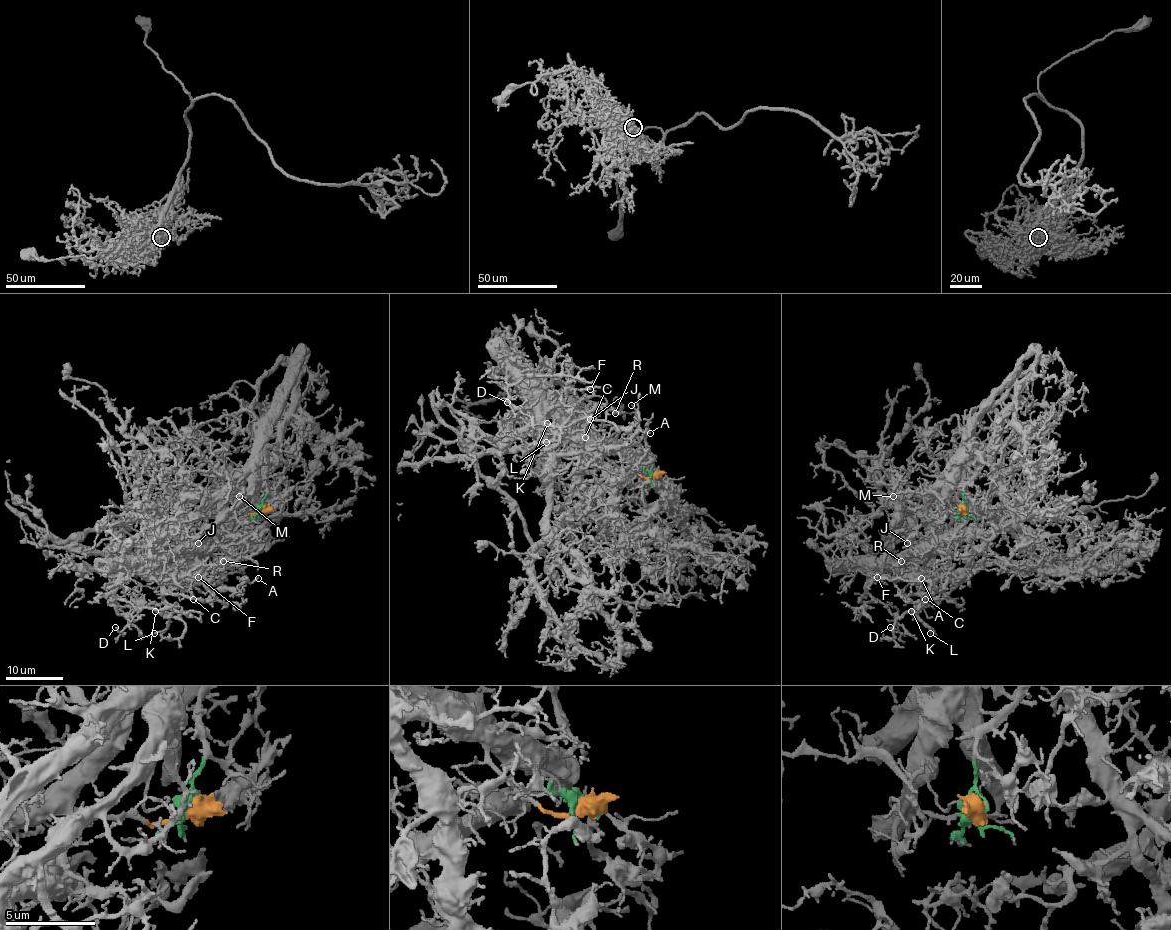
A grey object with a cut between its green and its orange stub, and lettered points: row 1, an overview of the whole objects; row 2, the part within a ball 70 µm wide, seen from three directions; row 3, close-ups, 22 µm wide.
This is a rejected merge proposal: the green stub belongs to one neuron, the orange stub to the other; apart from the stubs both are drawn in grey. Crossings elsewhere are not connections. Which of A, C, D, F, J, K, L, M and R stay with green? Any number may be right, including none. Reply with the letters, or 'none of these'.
none of these

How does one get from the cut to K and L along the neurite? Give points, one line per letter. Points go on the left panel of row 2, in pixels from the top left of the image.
K: (262, 509), (254, 513), (231, 510), (191, 542), (158, 559), (152, 577), (172, 610), (155, 612)
L: (262, 509), (254, 513), (231, 510), (191, 542), (158, 559), (152, 577), (172, 612), (167, 628), (154, 633)

